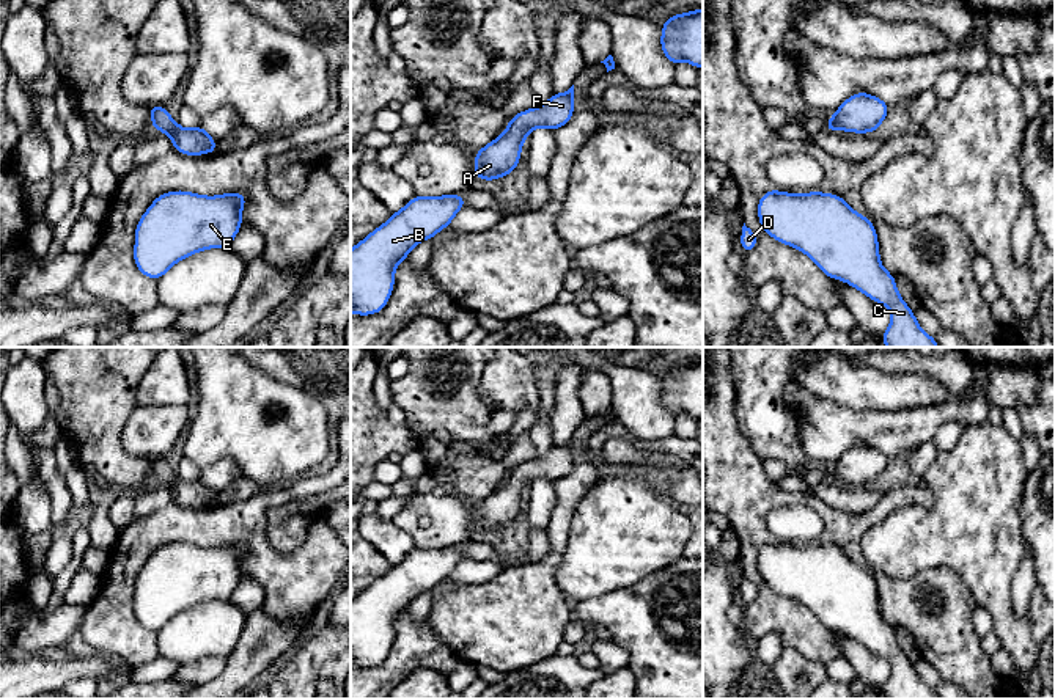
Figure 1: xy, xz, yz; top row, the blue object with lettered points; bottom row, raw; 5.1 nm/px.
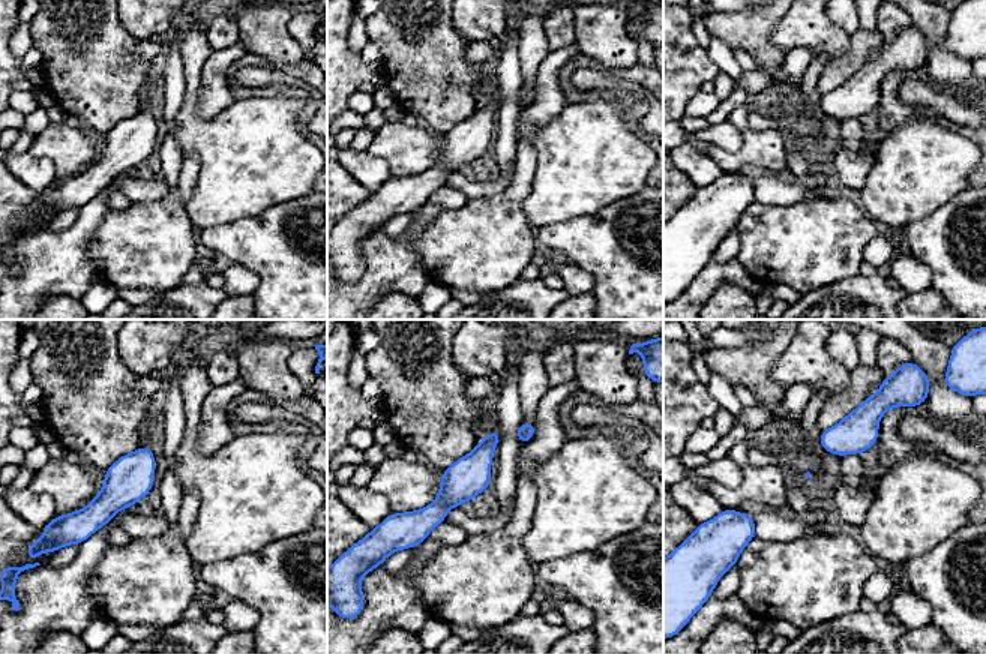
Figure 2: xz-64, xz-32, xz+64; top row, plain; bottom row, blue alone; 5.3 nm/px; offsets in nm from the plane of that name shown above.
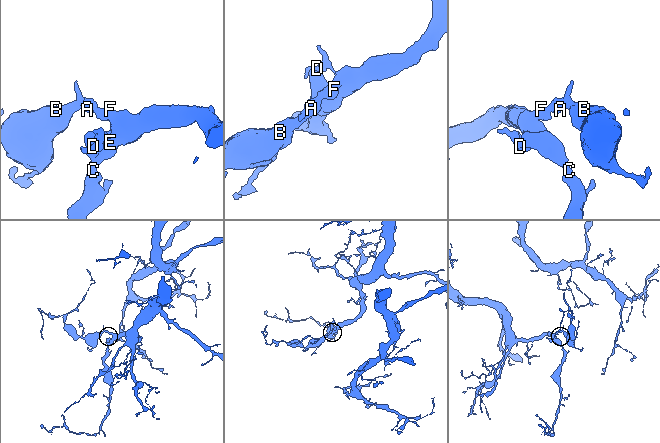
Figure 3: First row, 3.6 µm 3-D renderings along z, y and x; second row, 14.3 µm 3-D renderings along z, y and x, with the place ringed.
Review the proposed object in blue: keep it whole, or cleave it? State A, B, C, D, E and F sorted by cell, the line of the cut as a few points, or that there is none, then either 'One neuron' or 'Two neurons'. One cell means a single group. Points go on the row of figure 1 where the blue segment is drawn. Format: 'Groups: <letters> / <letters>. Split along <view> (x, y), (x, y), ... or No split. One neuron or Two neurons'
Groups: A B C D E F. No split. One neuron

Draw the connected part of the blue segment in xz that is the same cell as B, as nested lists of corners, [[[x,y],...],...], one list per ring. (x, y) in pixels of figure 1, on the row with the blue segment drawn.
[[[461,193],[442,196],[415,195],[403,209],[351,250],[351,313],[357,316],[371,316],[380,313],[393,292],[395,269],[407,259],[410,250],[423,240],[451,225],[453,217],[465,207],[467,203]]]

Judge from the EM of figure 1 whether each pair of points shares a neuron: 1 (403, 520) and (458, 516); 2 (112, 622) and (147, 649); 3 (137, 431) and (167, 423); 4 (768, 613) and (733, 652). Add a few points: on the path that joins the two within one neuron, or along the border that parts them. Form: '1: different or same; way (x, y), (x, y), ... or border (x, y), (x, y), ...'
1: same; way (417, 512), (444, 514)
2: same; way (120, 630), (139, 646)
3: same; way (145, 431), (159, 426)
4: different; border (741, 625), (746, 633)

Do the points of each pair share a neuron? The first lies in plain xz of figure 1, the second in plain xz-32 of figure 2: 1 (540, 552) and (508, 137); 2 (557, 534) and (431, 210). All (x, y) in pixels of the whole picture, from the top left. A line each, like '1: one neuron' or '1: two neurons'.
1: two neurons
2: two neurons

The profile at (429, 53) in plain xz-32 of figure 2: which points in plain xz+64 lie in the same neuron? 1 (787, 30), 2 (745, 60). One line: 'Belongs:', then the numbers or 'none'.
Belongs: none

